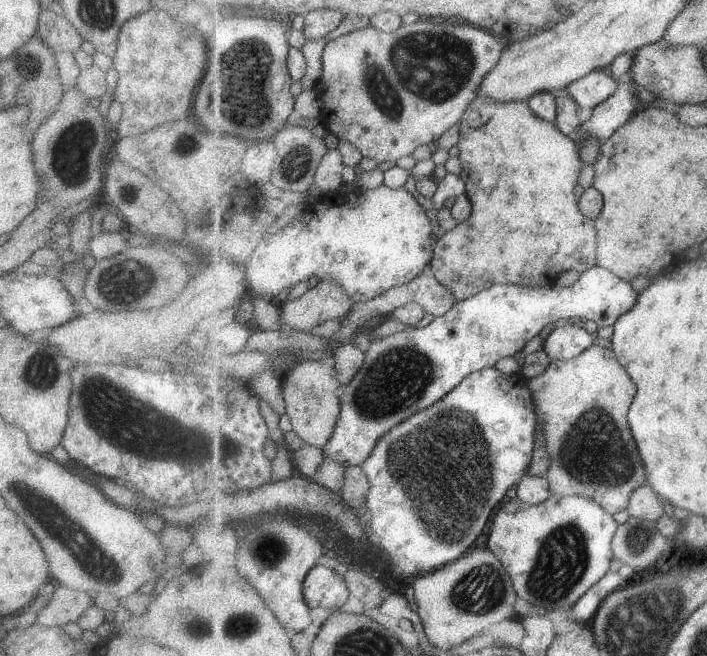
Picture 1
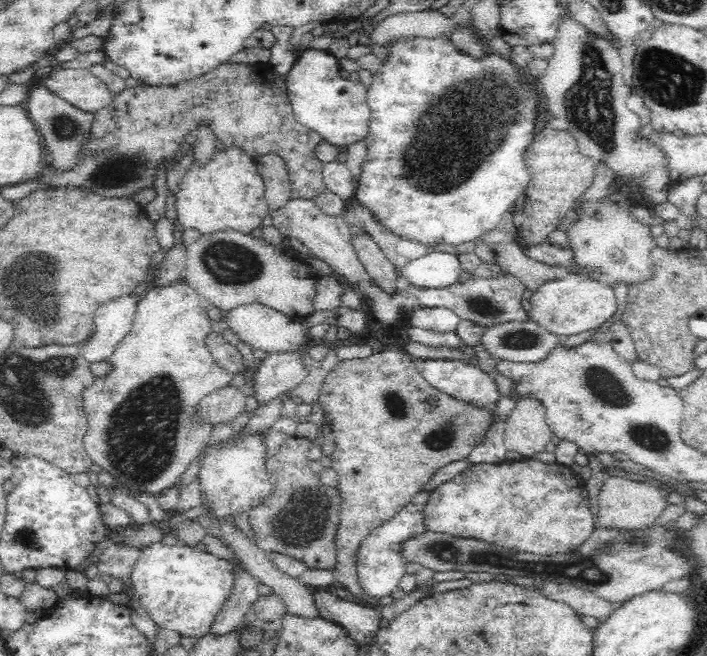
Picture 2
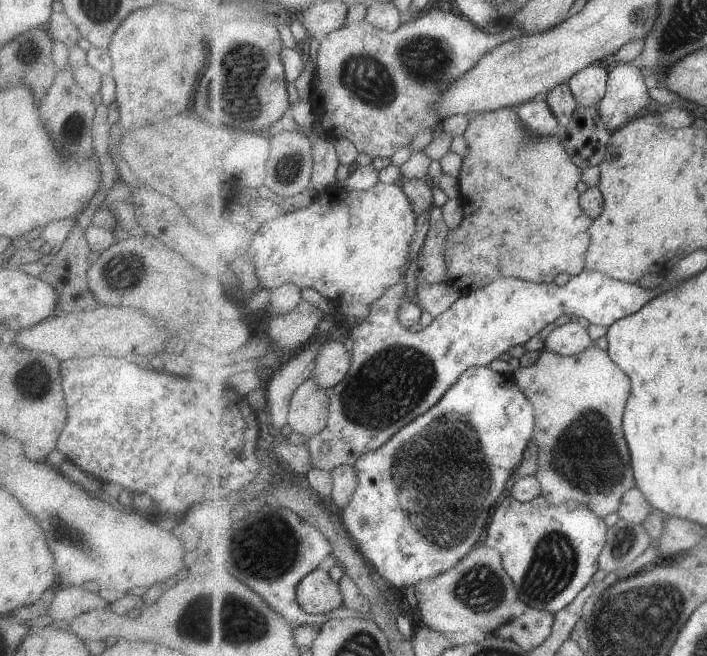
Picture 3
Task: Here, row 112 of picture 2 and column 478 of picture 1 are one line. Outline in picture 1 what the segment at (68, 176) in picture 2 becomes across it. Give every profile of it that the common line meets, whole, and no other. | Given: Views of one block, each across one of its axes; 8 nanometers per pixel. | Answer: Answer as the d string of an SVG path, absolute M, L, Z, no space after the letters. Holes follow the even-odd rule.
M479 95L471 103L460 122L460 133L461 138L457 147L459 152L458 158L463 166L461 177L466 185L465 194L471 199L474 211L466 221L459 223L448 233L440 235L434 250L432 263L430 264L431 272L437 277L437 280L440 280L451 290L457 303L499 283L533 288L551 287L555 285L558 276L562 272L576 270L584 273L597 265L598 230L596 219L589 218L586 214L583 214L583 211L580 209L580 198L575 196L575 188L577 188L578 180L585 164L580 157L578 144L574 137L563 134L563 131L559 130L556 123L539 118L539 115L535 114L535 111L530 107L527 99L503 102L497 99L494 100L493 97L487 95Z

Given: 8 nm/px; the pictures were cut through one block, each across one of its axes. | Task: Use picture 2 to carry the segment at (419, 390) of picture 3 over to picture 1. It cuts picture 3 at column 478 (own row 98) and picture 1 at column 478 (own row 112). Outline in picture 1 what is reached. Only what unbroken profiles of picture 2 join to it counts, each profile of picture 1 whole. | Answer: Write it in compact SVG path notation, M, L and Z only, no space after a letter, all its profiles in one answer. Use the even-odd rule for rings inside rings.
M595 265L582 273L581 278L572 287L526 287L499 283L477 292L453 308L434 319L422 328L393 333L384 338L371 339L363 366L349 384L341 386L342 413L334 435L323 448L325 458L334 458L337 462L350 467L362 465L374 451L378 440L399 423L406 421L415 413L439 402L446 394L465 380L471 373L487 367L495 367L505 357L512 357L527 346L547 324L571 318L585 318L594 321L598 328L609 328L619 320L622 314L634 308L639 292L626 280L619 278L605 267Z

